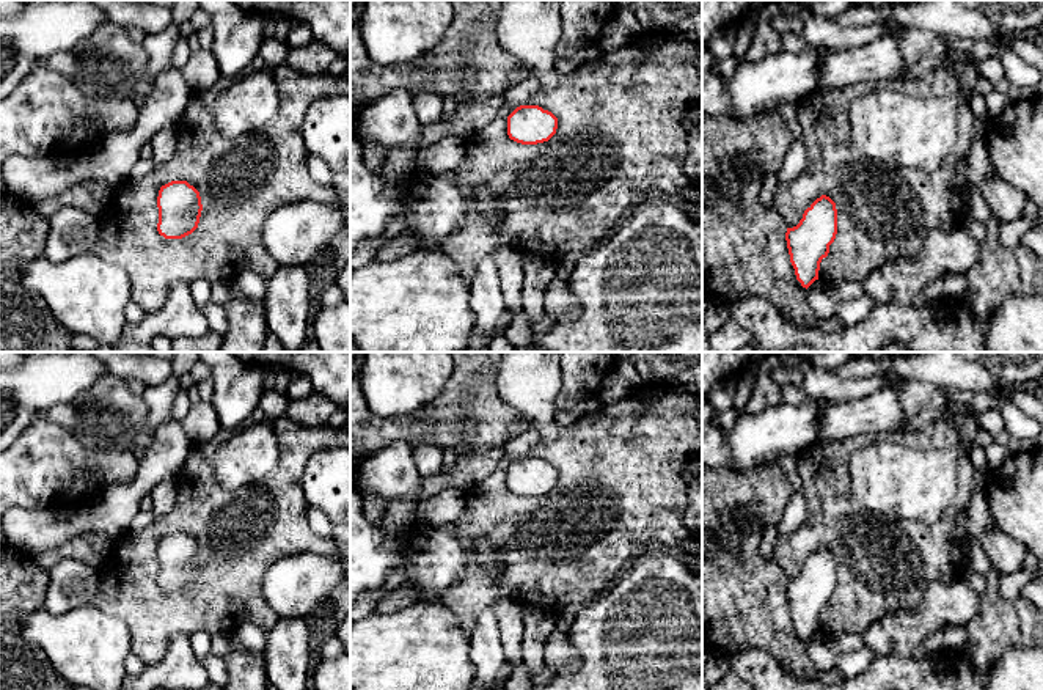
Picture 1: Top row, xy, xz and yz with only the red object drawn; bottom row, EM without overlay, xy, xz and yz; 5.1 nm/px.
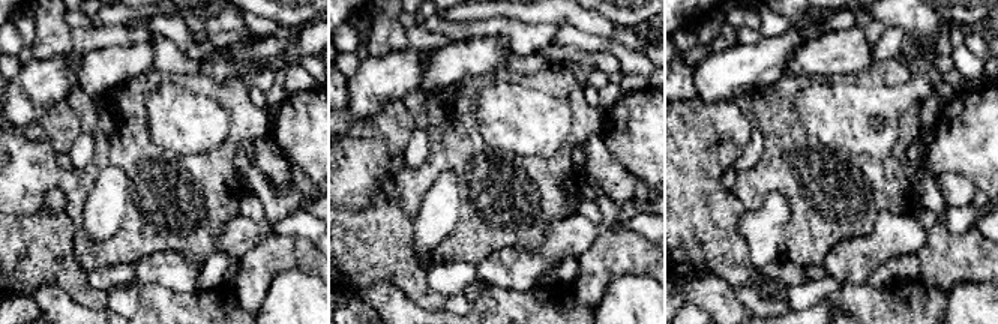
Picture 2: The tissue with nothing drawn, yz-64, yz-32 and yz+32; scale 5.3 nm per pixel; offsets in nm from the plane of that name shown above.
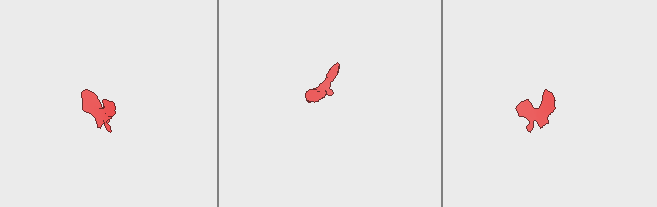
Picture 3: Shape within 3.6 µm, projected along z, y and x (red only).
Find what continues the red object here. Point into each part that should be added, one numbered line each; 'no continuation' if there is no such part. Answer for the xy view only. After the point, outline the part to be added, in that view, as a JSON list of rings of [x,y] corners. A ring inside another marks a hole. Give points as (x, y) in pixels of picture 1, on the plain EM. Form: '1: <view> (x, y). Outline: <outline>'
1: xy (241, 533). Outline: [[[281,417],[275,420],[273,432],[280,446],[278,465],[267,476],[237,490],[221,489],[215,479],[214,456],[218,445],[214,440],[192,443],[173,481],[177,497],[171,512],[138,533],[115,538],[108,556],[97,567],[99,588],[91,605],[127,626],[130,654],[143,663],[159,663],[174,637],[192,637],[195,632],[232,633],[240,622],[253,622],[269,632],[280,619],[262,591],[272,564],[295,553],[338,552],[333,538],[316,534],[308,522],[303,468],[319,450],[350,448],[350,424],[303,426]],[[171,533],[187,533],[199,544],[203,556],[198,580],[182,591],[165,591],[157,583],[159,542]]]

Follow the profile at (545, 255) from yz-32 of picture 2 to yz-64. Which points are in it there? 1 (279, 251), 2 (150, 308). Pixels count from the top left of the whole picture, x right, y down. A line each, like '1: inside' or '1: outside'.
1: outside
2: outside

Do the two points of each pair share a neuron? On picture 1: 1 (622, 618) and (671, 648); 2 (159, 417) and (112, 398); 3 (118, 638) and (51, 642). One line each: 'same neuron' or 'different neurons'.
1: same neuron
2: different neurons
3: same neuron

